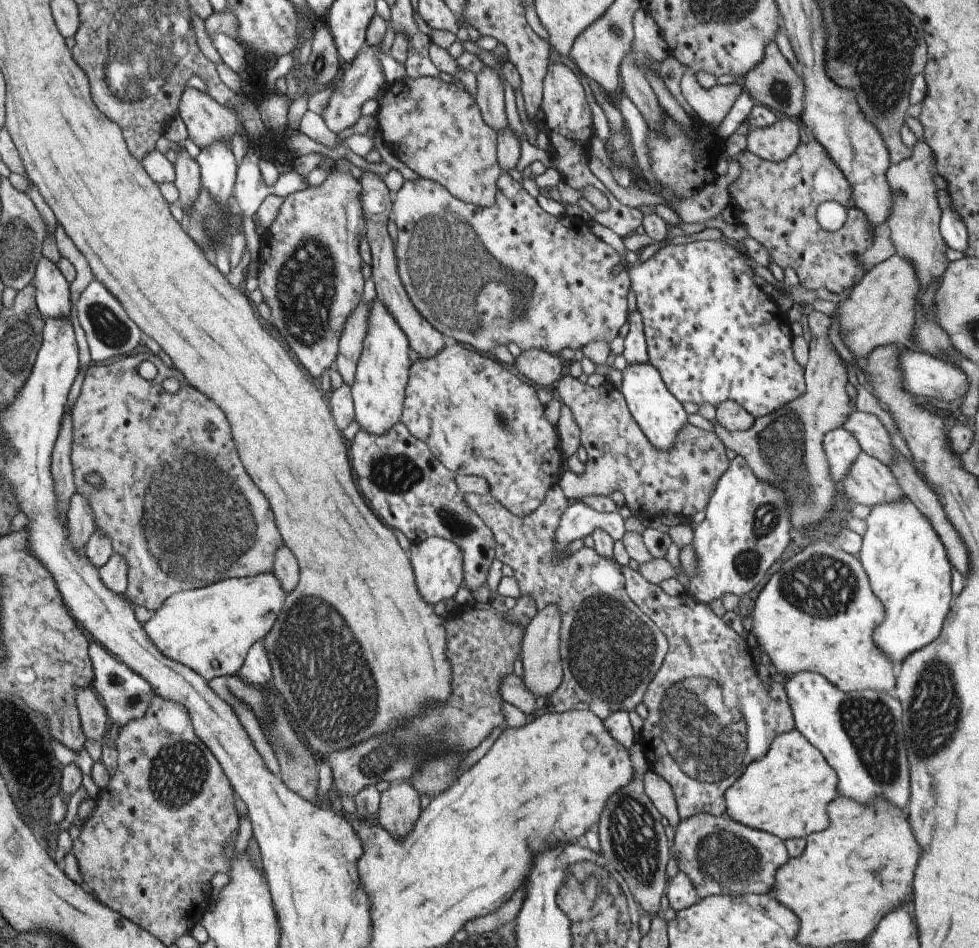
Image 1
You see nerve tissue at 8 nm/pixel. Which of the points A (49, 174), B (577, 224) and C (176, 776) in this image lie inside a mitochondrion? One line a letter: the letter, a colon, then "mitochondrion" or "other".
A: other
B: other
C: mitochondrion

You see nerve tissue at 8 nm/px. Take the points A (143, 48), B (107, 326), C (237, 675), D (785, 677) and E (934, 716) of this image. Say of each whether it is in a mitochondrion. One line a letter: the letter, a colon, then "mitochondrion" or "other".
A: mitochondrion
B: mitochondrion
C: other
D: other
E: mitochondrion

